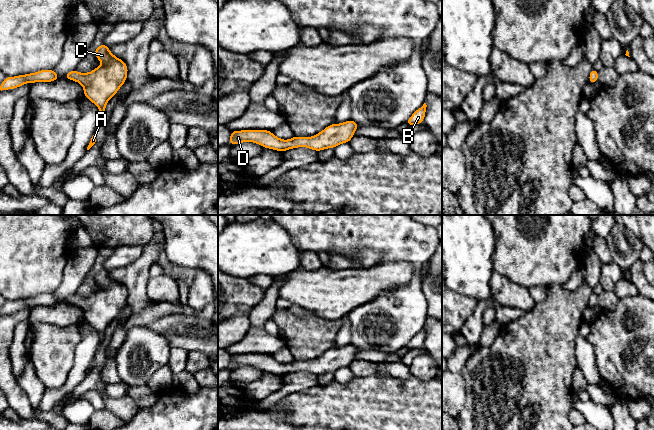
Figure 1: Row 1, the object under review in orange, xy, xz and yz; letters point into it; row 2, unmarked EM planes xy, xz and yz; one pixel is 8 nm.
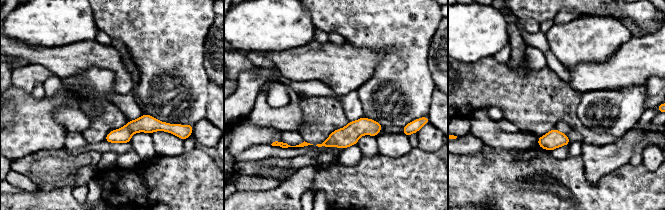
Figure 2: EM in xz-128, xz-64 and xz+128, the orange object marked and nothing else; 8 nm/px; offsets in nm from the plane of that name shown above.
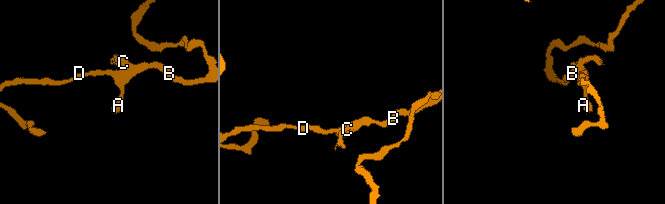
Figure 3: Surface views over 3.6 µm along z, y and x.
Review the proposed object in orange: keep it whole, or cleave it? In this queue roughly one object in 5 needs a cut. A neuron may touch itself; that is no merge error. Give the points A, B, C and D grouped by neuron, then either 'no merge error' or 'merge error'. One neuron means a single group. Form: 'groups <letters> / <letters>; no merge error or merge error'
groups A B C D; no merge error

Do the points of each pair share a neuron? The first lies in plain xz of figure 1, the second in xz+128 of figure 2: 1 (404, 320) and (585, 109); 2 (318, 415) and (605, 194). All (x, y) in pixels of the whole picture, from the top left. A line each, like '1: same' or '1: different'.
1: same
2: same

